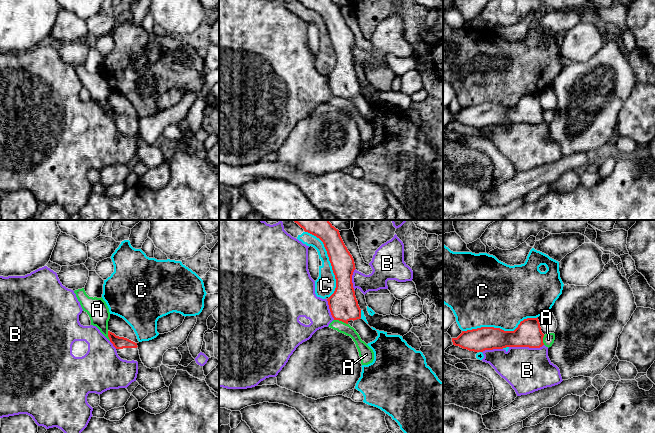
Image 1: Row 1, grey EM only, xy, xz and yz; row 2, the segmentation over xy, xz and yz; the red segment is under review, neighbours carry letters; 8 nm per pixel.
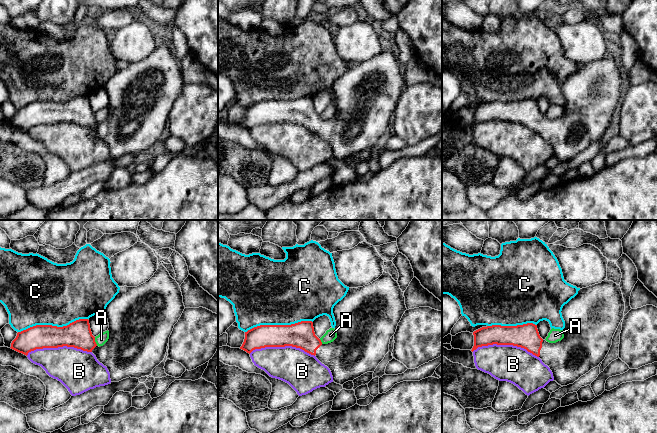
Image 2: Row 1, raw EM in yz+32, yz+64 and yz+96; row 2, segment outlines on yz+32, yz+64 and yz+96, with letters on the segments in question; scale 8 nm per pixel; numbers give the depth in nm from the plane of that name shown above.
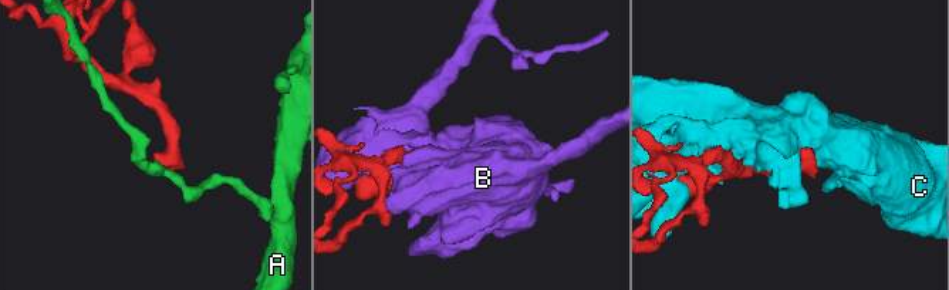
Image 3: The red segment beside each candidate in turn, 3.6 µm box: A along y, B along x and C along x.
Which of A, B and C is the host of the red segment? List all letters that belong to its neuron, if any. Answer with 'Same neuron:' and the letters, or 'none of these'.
Same neuron: none of these

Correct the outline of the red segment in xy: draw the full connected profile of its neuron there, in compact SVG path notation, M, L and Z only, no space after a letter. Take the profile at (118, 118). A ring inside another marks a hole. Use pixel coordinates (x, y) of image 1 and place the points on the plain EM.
M108 107L108 113L110 118L116 124L117 130L121 135L138 138L136 157L139 161L144 163L148 169L155 168L166 162L160 148L160 143L150 145L142 139L137 119L127 114L116 112L110 107Z

